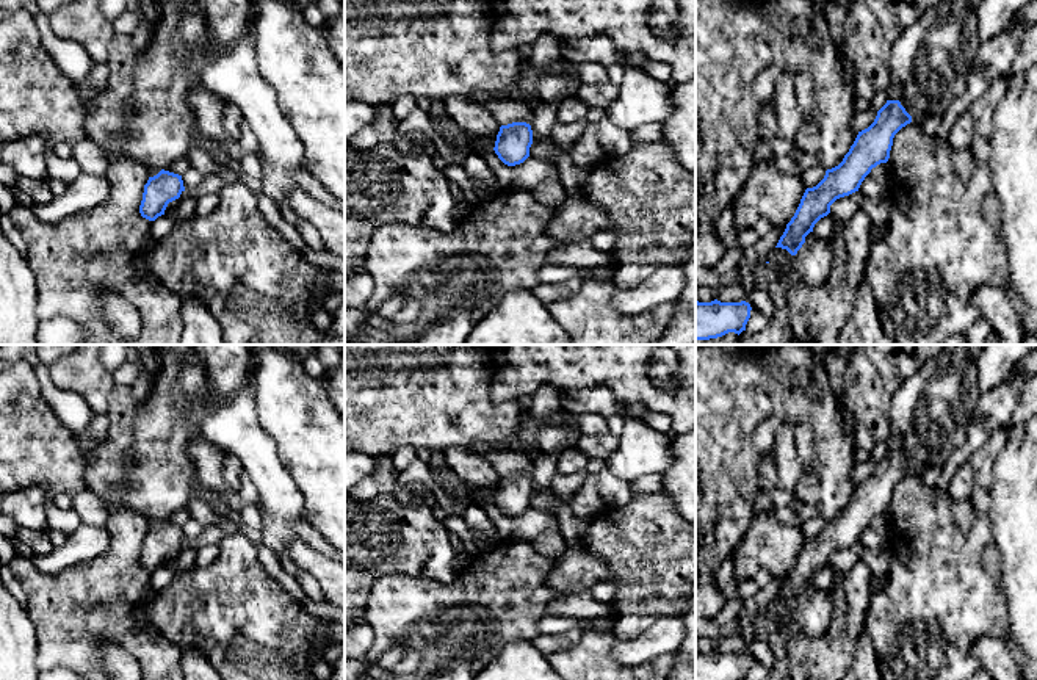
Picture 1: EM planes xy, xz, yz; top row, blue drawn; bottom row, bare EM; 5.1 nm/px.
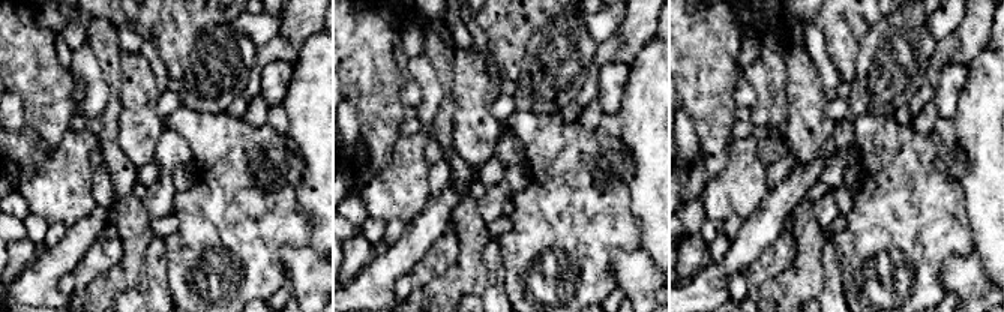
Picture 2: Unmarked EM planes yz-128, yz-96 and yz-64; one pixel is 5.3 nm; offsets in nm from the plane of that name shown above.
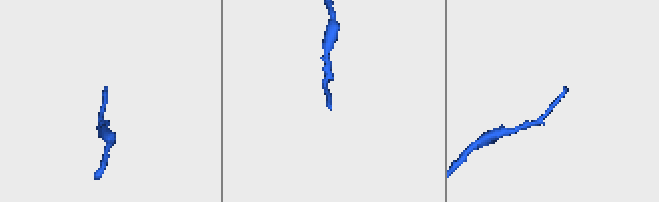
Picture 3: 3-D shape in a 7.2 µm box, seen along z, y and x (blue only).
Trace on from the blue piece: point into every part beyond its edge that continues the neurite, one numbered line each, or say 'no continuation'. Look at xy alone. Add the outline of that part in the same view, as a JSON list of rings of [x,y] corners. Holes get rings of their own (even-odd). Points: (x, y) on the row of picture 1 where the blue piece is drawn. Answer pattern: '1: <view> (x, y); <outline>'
no continuation

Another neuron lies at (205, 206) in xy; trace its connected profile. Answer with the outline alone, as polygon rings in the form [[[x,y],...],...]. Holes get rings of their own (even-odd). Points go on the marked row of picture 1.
[[[205,194],[196,197],[194,216],[208,216],[219,204],[219,194]]]

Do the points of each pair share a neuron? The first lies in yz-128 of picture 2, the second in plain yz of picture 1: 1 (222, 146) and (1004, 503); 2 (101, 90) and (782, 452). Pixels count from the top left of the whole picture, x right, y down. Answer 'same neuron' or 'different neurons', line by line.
1: different neurons
2: same neuron

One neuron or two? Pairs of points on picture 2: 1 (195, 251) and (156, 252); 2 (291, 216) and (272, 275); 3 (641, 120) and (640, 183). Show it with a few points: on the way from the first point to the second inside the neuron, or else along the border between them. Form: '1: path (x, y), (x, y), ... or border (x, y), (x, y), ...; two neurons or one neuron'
1: border (162, 239), (167, 257), (167, 288); two neurons
2: path (276, 231), (270, 237), (270, 260); one neuron
3: path (644, 135), (644, 168); one neuron

